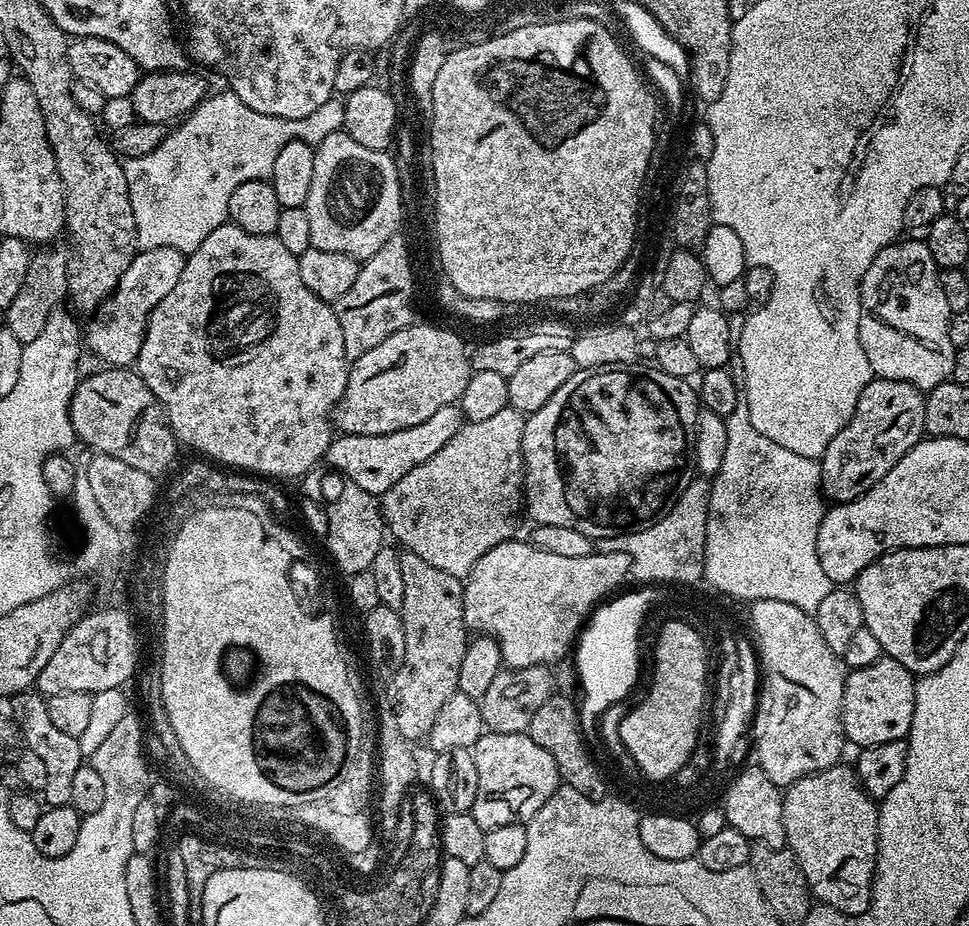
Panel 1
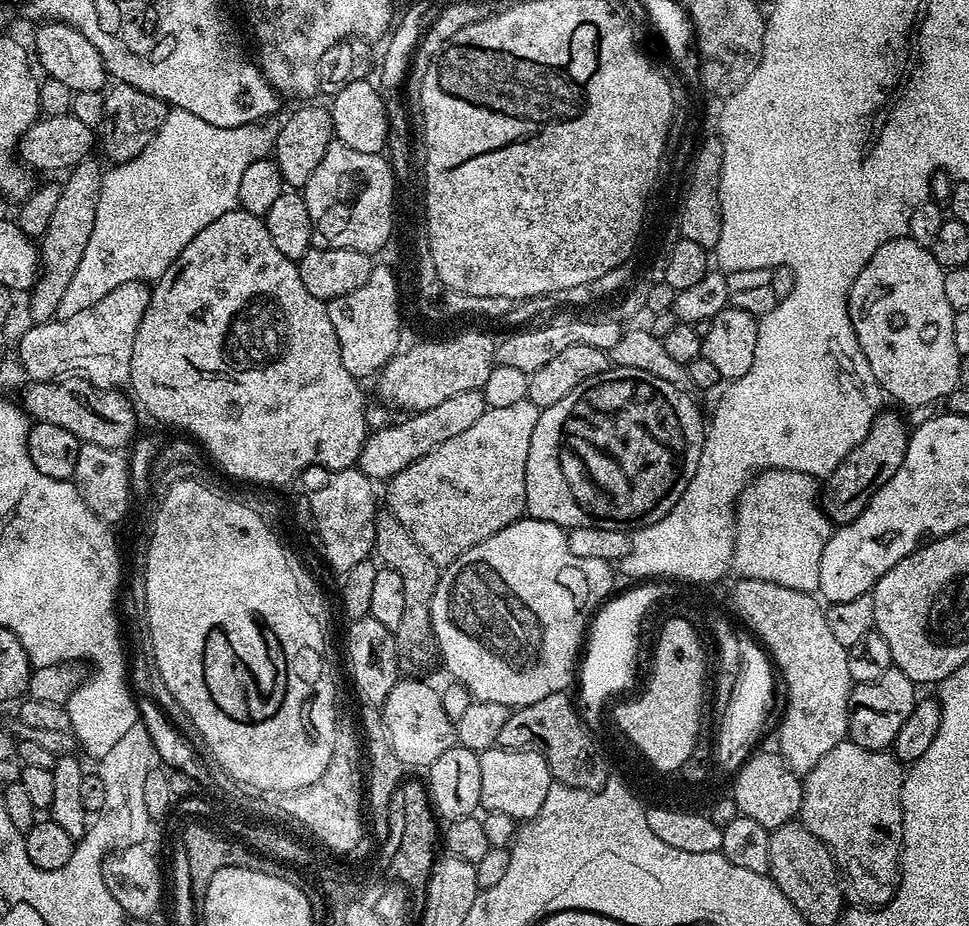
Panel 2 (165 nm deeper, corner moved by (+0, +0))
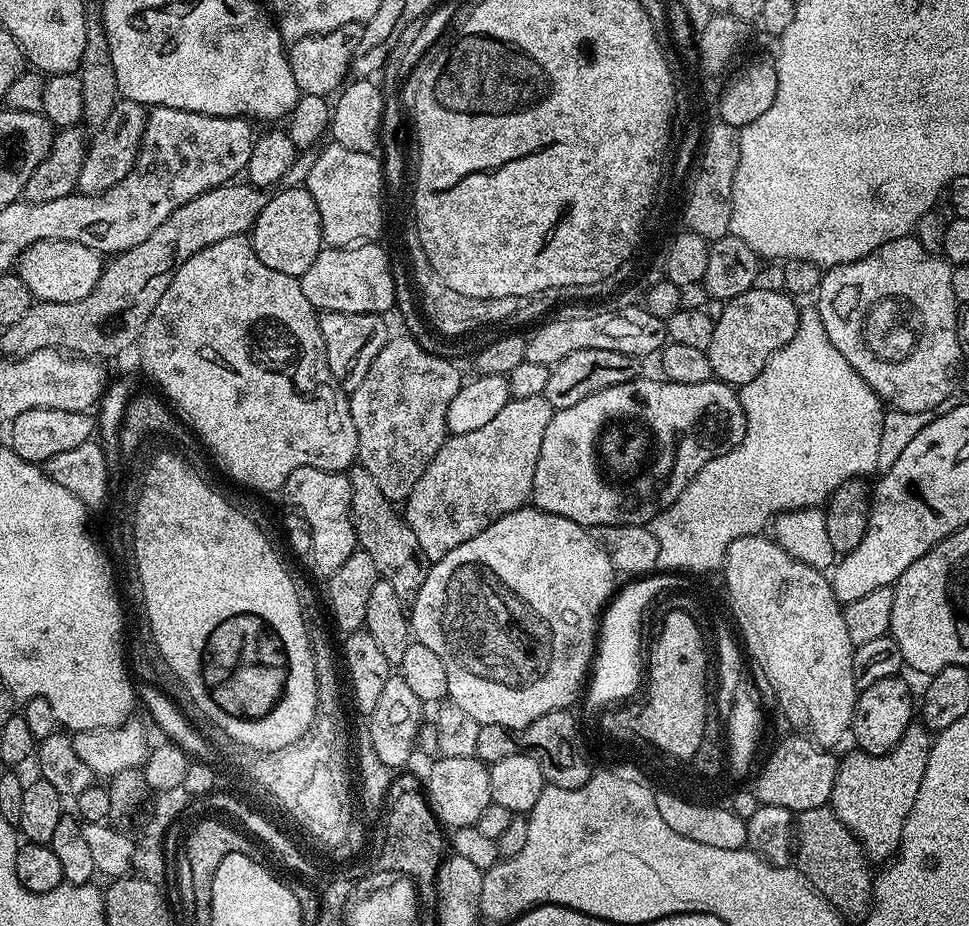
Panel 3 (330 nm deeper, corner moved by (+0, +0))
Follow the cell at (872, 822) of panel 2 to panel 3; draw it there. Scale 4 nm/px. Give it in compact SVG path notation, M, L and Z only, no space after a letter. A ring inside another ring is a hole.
M913 722L886 754L871 756L868 752L852 750L845 760L837 763L830 807L851 830L869 861L891 861L900 849L902 830L914 798L918 798L918 786L922 786L922 774L926 774L933 739L933 733L923 723Z

